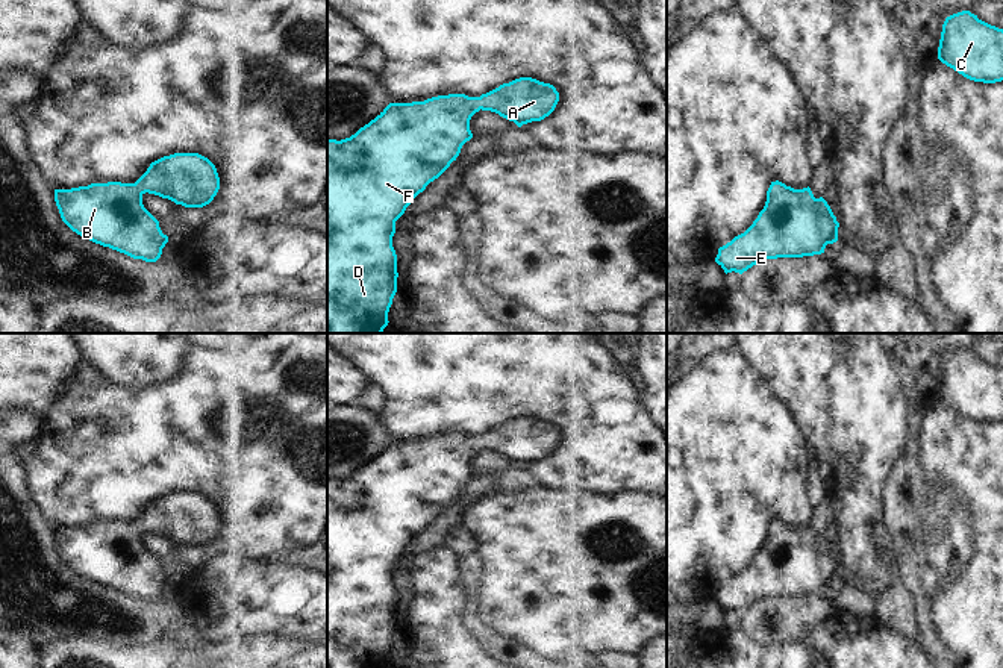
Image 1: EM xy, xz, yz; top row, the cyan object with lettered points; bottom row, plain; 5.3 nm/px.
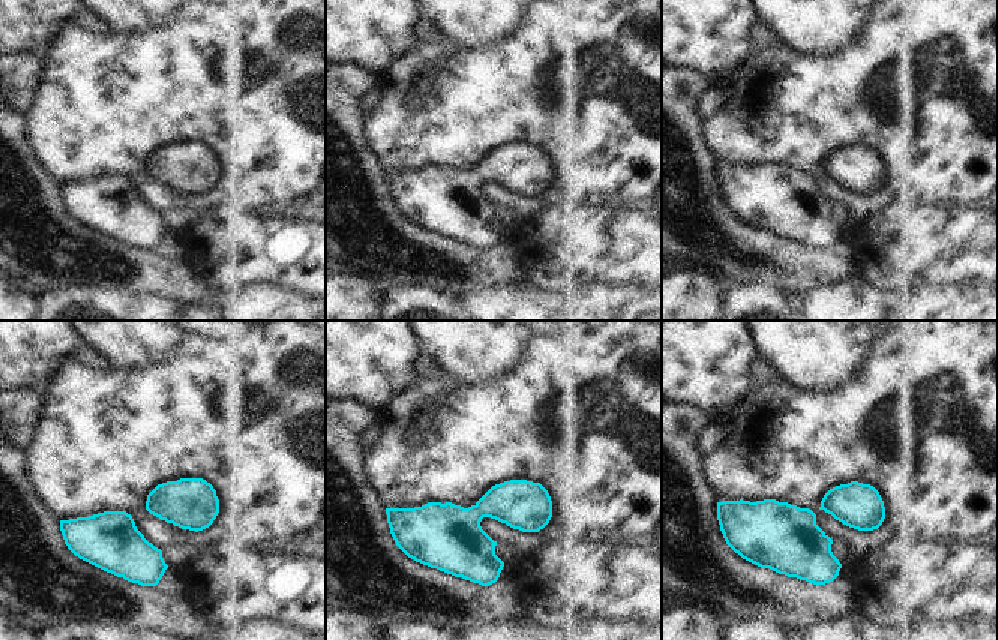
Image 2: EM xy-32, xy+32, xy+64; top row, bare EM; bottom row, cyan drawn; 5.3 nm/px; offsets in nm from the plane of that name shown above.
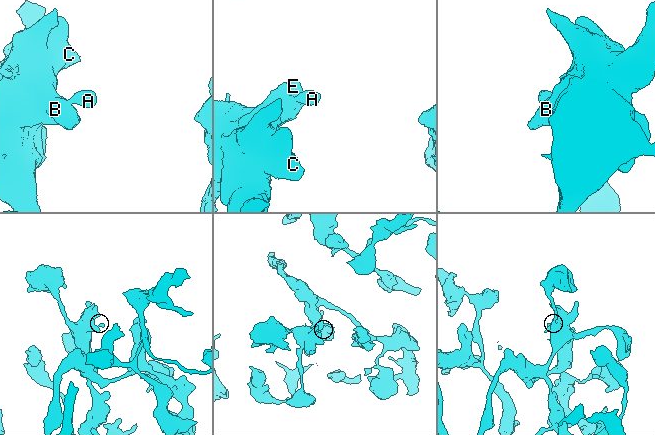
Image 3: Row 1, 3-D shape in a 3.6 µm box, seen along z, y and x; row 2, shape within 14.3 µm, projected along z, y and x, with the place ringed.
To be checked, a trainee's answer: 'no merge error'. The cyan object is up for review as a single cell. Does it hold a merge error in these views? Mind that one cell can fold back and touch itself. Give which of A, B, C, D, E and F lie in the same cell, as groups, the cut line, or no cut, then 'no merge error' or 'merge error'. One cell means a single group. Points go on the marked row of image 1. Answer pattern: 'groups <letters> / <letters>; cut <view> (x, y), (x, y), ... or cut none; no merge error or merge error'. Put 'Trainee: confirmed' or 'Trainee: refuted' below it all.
groups A B C D E F; cut none; no merge error
Trainee: confirmed

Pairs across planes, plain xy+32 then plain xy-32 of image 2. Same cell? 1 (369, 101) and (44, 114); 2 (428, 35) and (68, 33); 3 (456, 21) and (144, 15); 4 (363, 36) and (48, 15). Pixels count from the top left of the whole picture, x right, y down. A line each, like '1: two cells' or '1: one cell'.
1: two cells
2: two cells
3: one cell
4: one cell

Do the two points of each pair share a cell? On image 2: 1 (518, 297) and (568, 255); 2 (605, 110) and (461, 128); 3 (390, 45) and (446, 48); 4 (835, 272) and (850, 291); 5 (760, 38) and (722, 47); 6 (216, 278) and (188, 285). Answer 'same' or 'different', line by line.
1: different
2: same
3: different
4: different
5: different
6: different

